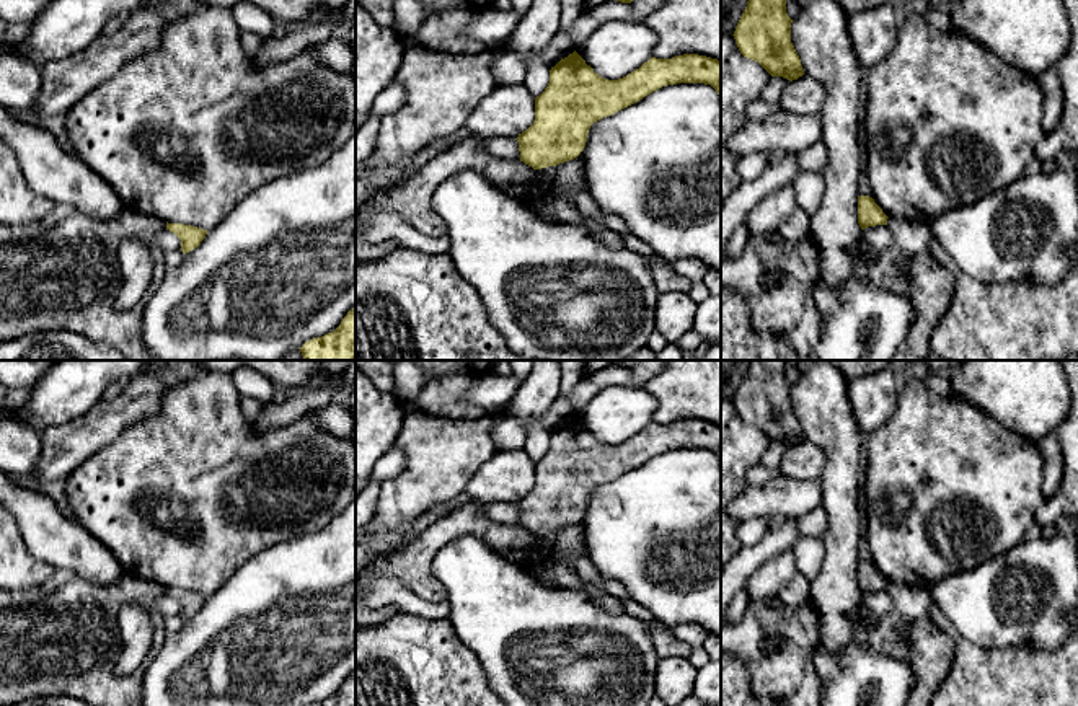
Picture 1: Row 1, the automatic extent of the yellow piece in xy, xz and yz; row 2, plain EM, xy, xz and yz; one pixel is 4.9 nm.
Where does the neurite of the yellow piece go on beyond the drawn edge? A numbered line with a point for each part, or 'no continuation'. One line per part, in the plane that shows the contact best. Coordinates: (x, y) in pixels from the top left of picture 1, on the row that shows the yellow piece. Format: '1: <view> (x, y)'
no continuation

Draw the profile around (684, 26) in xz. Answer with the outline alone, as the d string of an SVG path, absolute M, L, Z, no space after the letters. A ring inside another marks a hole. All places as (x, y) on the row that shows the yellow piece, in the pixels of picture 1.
M665 0L644 23L657 34L656 59L698 54L721 60L721 0Z

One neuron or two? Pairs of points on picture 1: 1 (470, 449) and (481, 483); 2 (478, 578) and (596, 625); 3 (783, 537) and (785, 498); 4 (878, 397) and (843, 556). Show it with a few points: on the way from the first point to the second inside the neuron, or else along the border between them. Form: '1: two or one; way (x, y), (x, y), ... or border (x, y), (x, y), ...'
1: two; border (496, 450), (463, 489)
2: one; way (508, 607), (525, 625), (566, 625)
3: two; border (786, 516), (798, 517)
4: two; border (850, 398), (855, 421), (865, 437)

